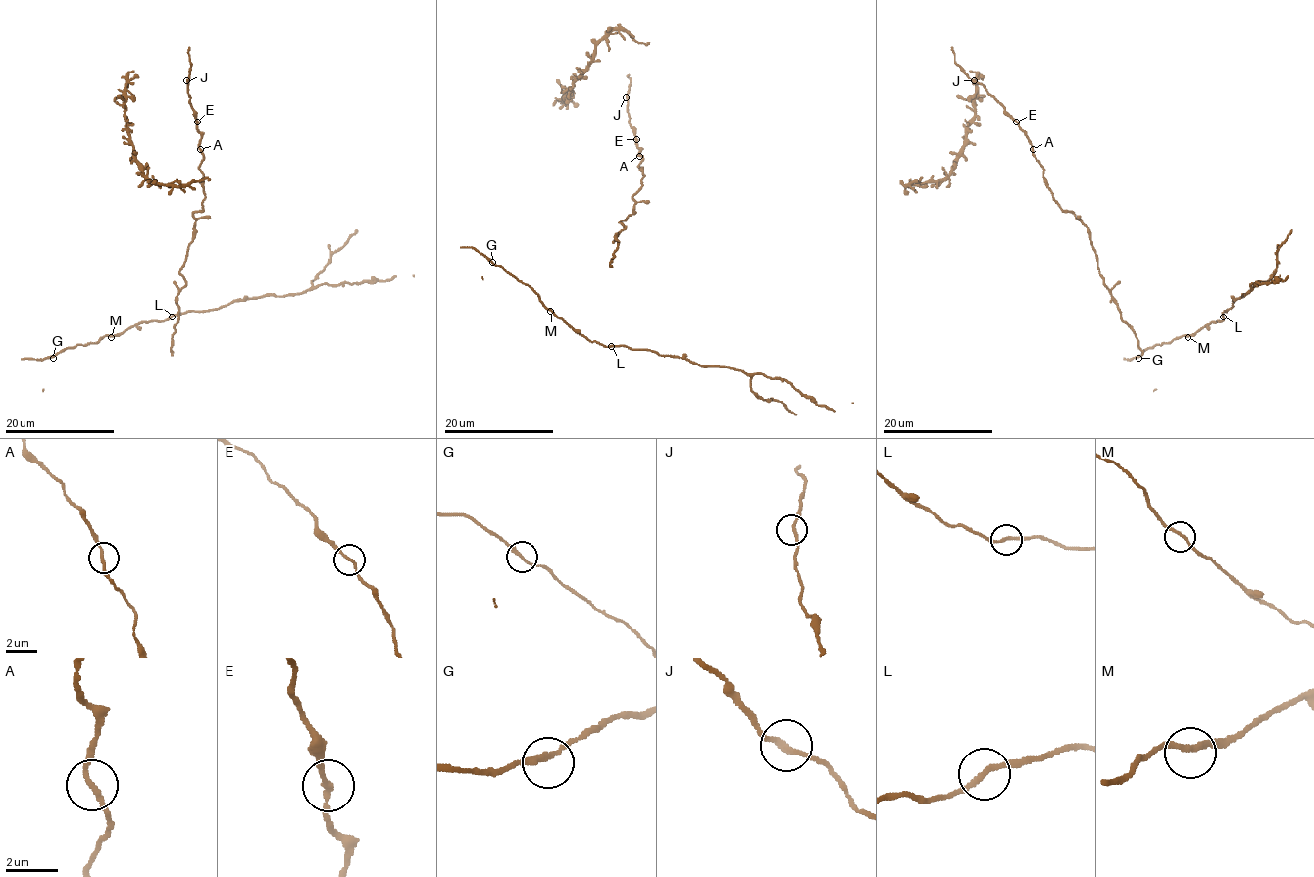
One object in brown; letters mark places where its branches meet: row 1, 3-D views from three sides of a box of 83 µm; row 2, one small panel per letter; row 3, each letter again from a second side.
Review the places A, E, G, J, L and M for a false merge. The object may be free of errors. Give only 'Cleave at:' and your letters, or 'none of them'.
Cleave at: none of them

